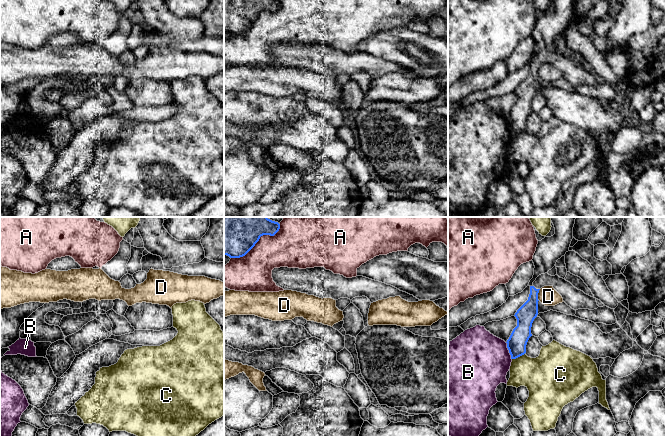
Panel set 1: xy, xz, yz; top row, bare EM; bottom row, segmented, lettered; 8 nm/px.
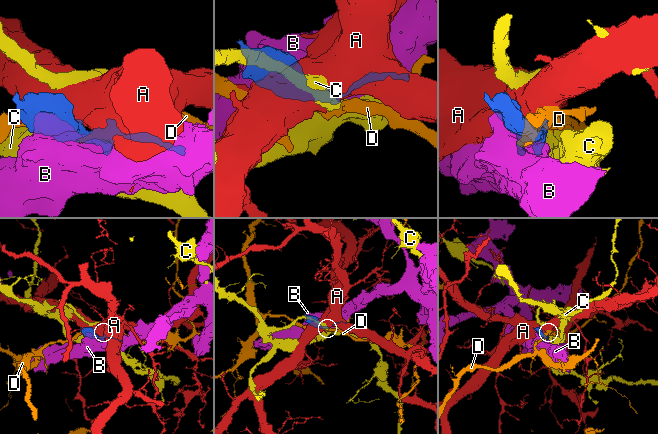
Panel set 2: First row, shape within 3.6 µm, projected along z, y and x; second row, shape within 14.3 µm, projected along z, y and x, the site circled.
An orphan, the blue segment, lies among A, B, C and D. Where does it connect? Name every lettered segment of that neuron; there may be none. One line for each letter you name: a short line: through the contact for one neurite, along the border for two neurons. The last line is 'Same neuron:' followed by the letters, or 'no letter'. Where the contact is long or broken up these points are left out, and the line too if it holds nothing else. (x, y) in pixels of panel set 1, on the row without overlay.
Same neuron: no letter

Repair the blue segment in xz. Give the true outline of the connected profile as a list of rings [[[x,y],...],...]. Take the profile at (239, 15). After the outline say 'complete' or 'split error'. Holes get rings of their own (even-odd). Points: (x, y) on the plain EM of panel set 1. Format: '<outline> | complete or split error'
[[[224,0],[224,31],[245,32],[263,11],[274,12],[280,0]]] | complete

